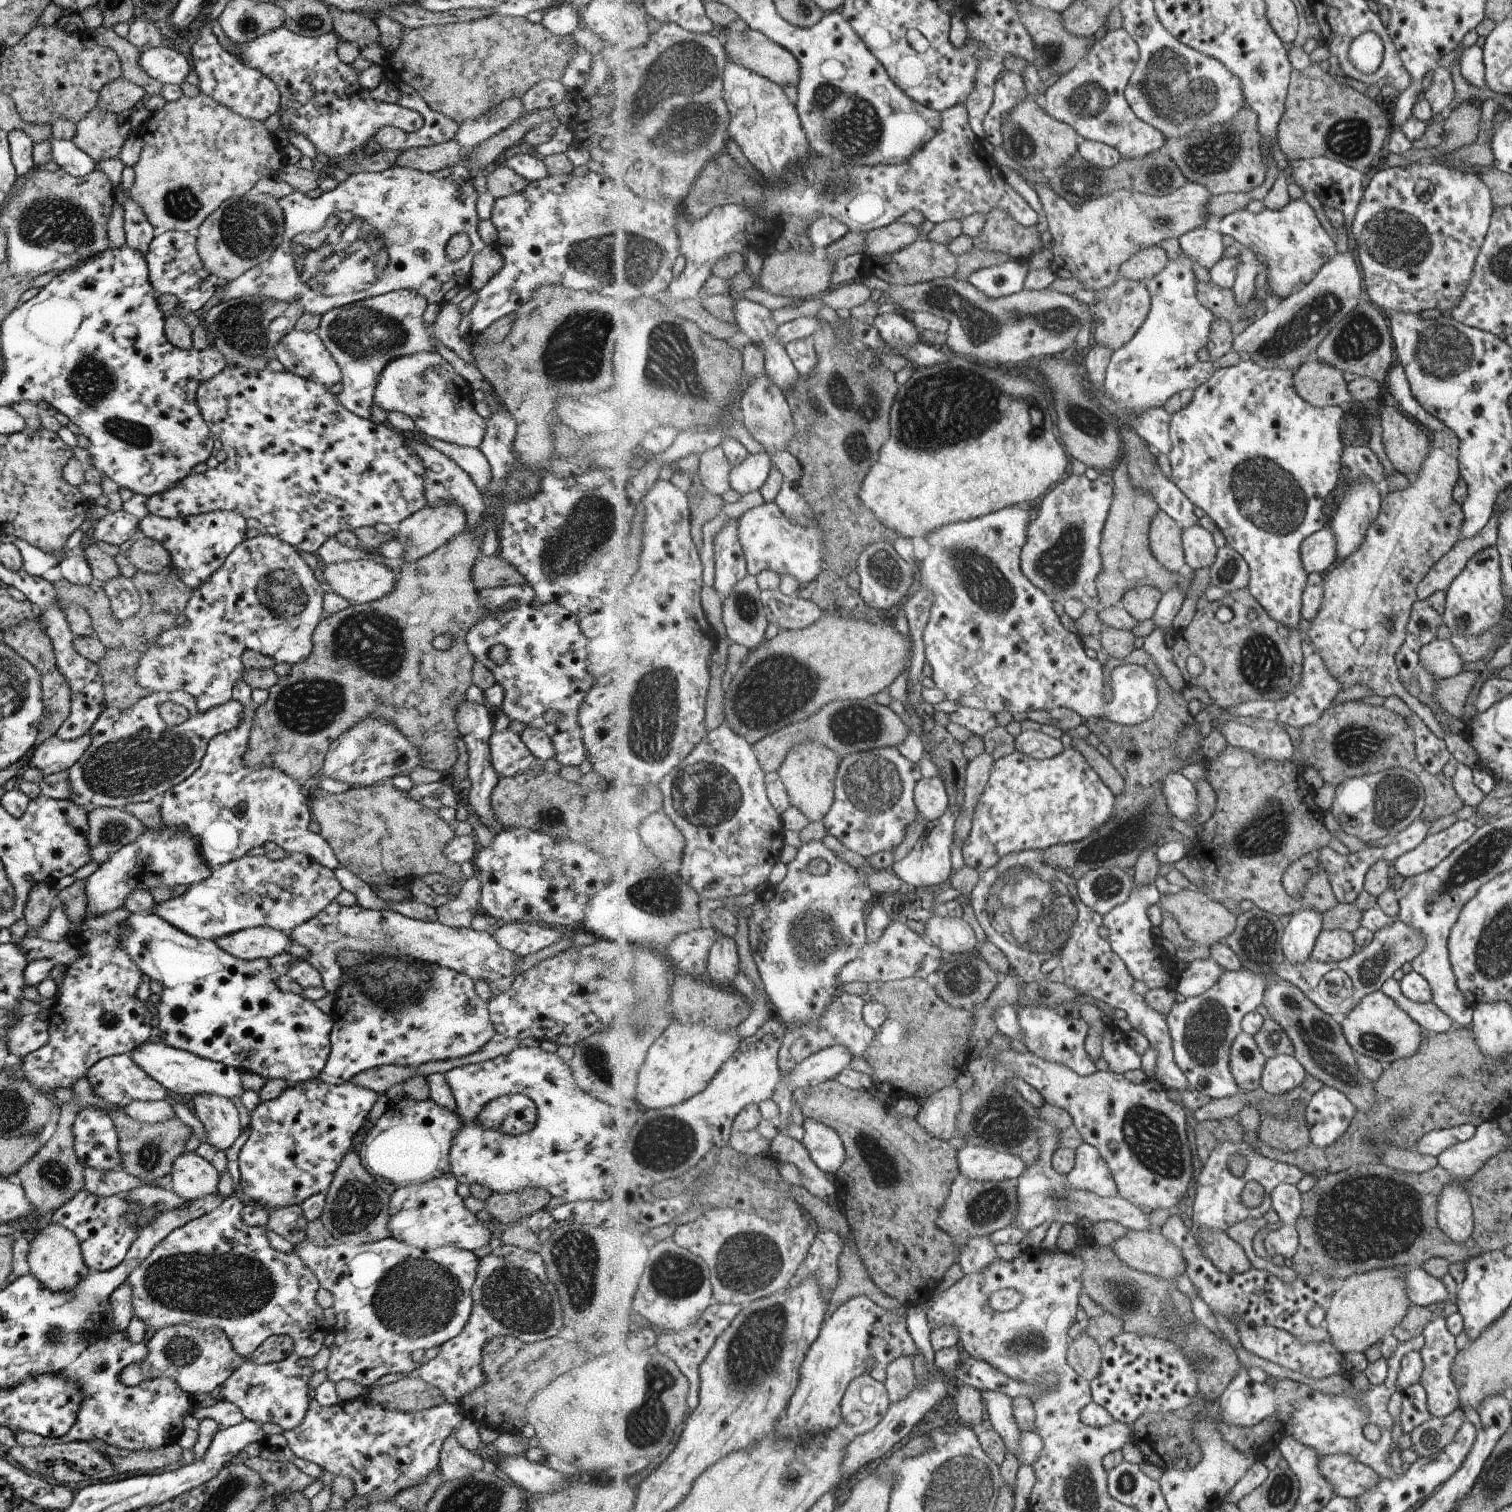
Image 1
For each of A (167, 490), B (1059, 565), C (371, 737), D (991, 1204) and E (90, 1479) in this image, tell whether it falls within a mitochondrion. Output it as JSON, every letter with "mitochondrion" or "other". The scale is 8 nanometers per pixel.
{"A":"other","B":"mitochondrion","C":"mitochondrion","D":"mitochondrion","E":"other"}

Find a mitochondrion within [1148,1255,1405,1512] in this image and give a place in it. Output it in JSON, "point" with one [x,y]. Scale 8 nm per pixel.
{"point":[1203,1355]}

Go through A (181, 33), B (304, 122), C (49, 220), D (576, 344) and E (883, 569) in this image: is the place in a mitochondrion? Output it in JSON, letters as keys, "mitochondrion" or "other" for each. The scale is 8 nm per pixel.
{"A":"other","B":"other","C":"mitochondrion","D":"mitochondrion","E":"mitochondrion"}

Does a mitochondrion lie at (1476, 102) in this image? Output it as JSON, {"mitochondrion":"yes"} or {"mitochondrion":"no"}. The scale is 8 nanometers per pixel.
{"mitochondrion":"no"}

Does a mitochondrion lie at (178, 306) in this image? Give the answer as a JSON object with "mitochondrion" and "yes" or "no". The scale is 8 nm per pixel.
{"mitochondrion":"no"}

